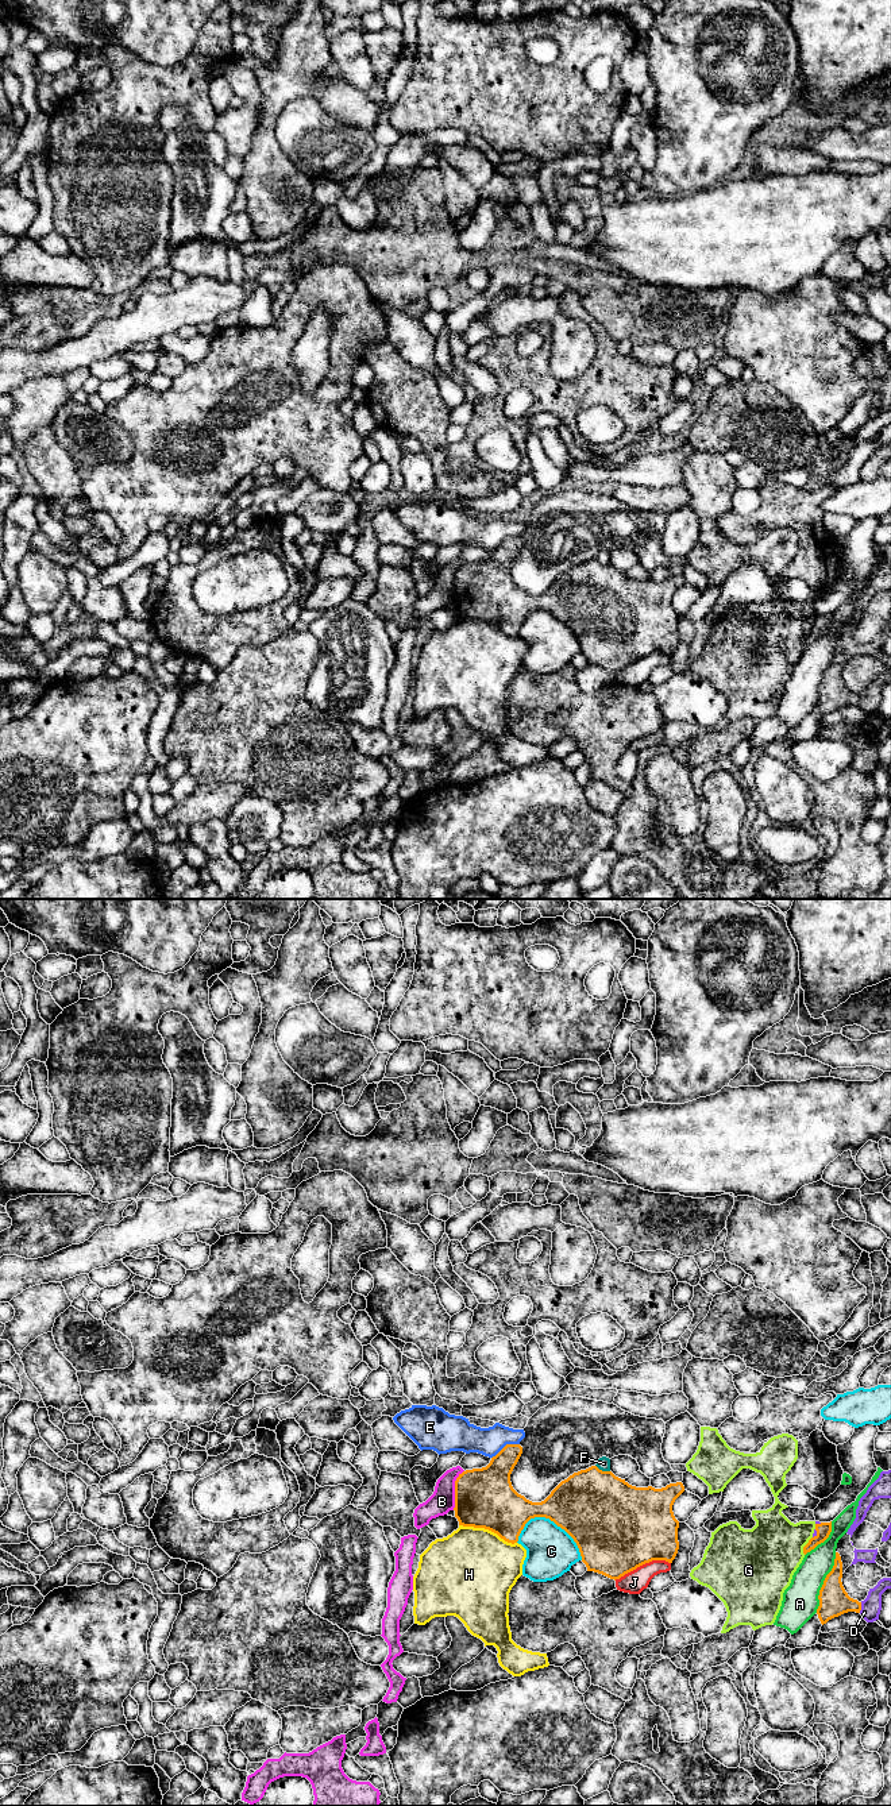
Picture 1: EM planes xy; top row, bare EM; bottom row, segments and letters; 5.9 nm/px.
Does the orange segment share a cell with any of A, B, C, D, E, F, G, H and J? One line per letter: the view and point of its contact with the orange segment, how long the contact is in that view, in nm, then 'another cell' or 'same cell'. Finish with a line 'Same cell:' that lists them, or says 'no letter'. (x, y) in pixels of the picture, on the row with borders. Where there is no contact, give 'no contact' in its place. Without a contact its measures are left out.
A: contact xy (824, 1582); length 380 nm; another cell
B: contact xy (455, 1490); length 240 nm; another cell
C: contact xy (554, 1521); length 420 nm; another cell
D: contact xy (860, 1608); length 70 nm; same cell
E: contact xy (506, 1444); length 190 nm; another cell
F: contact xy (601, 1470); length 100 nm; another cell
G: contact xy (805, 1546); length 120 nm; another cell
H: contact xy (488, 1528); length 360 nm; another cell
J: contact xy (641, 1565); length 360 nm; another cell
Same cell: D

